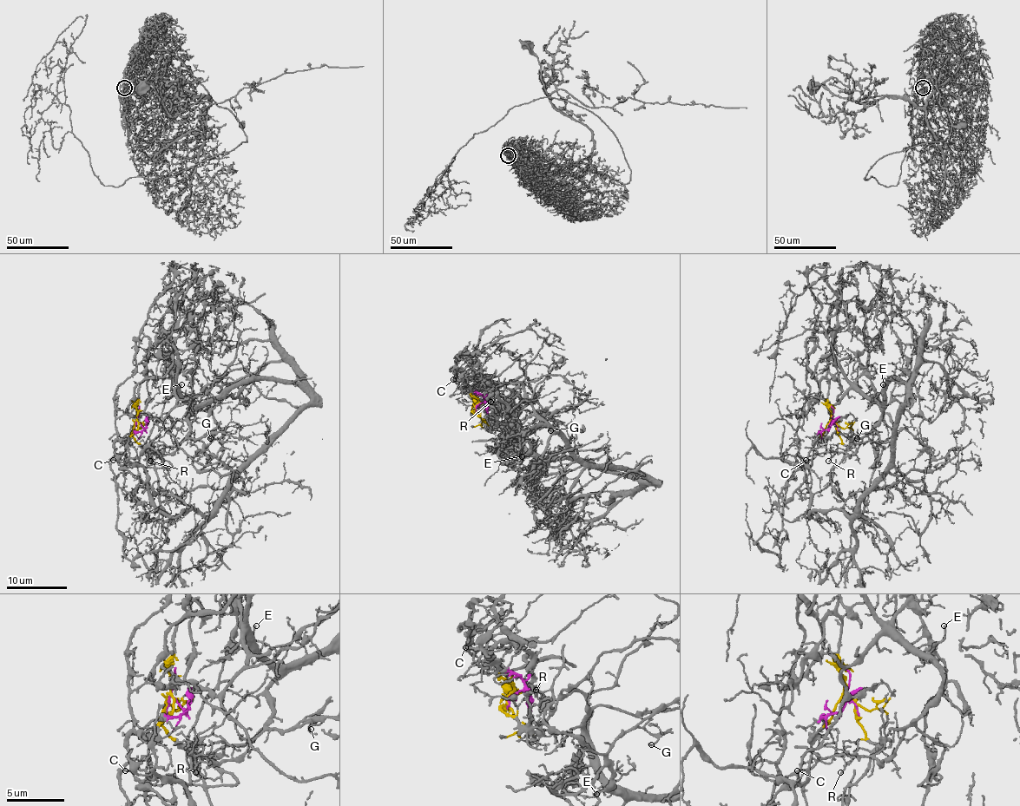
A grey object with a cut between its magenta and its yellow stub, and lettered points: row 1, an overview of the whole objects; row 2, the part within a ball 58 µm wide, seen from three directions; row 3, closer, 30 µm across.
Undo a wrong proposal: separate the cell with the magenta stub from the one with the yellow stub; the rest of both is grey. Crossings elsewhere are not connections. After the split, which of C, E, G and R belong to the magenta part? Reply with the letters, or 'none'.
E, G

